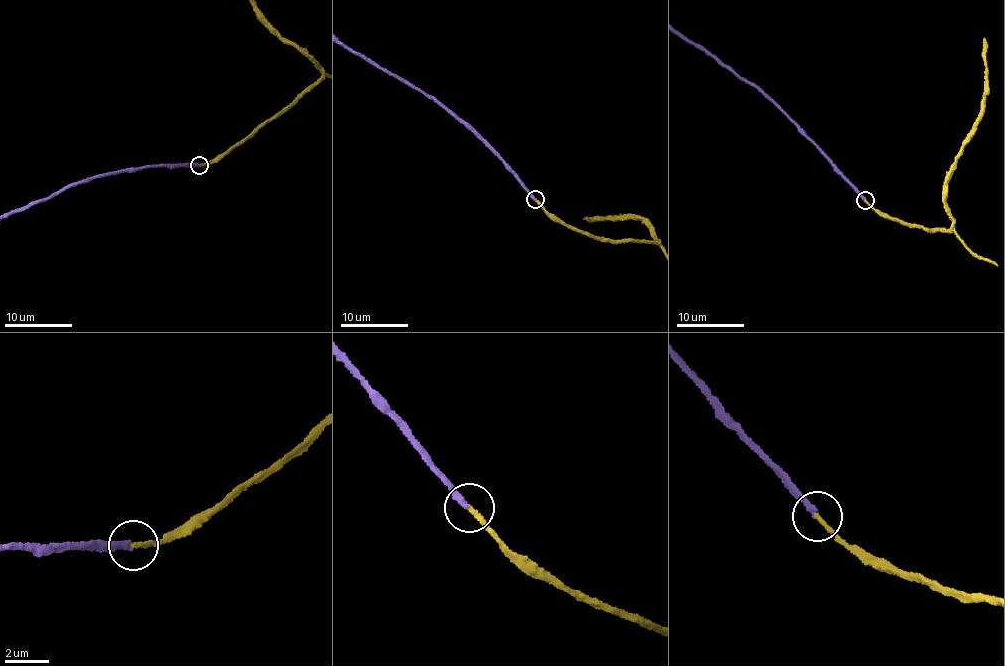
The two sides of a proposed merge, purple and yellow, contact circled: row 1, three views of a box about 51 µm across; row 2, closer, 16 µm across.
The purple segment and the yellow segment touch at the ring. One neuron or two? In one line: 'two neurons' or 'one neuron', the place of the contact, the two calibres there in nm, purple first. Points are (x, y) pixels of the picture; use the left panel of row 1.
one neuron; place (199, 165); calibres 280 and 220 nm

